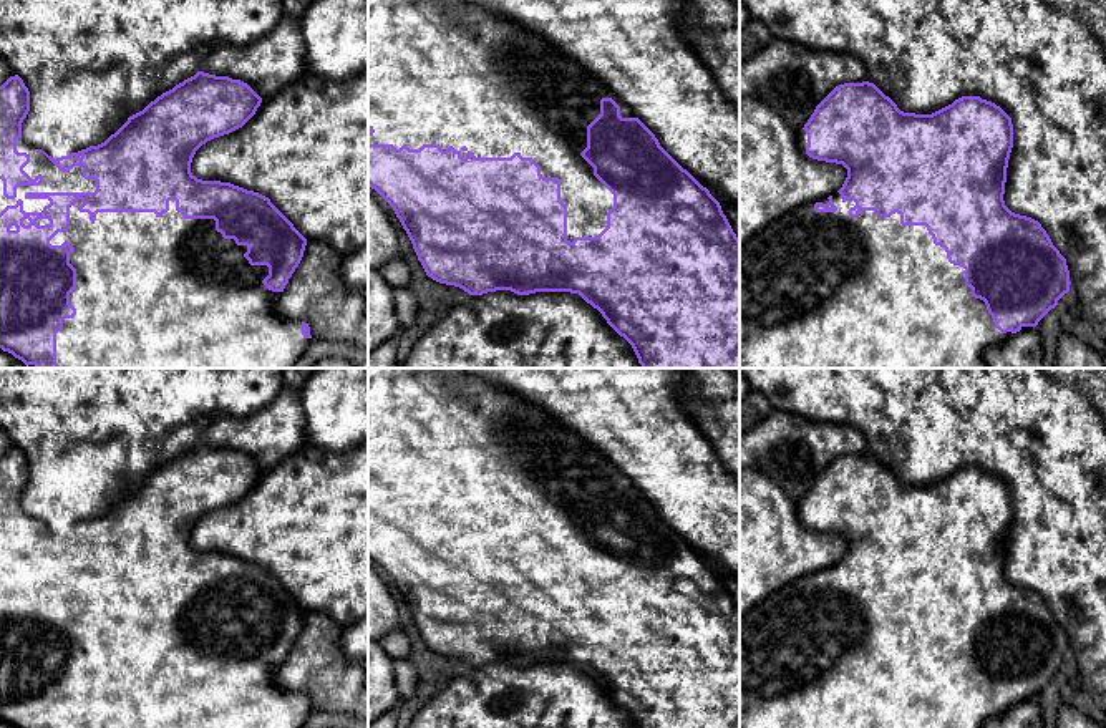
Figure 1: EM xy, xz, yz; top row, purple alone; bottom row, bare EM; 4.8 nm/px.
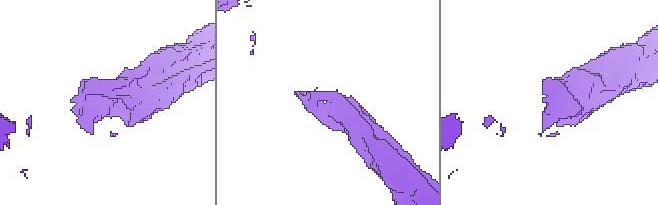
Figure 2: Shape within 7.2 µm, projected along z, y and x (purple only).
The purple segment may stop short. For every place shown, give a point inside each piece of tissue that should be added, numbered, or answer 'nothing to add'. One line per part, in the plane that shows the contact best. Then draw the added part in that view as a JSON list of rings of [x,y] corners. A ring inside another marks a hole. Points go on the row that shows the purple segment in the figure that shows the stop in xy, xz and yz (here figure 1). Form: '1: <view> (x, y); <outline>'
1: xy (151, 292); [[[78,199],[70,207],[70,229],[50,240],[51,245],[68,240],[75,247],[70,264],[76,269],[76,289],[70,294],[70,303],[76,308],[76,315],[65,318],[63,328],[56,333],[56,363],[61,368],[292,368],[308,348],[312,338],[302,335],[302,322],[280,317],[275,310],[280,292],[272,292],[262,284],[269,267],[250,265],[244,257],[247,245],[224,239],[216,231],[214,219],[184,219],[176,211],[176,201],[169,201],[169,211],[161,217],[154,212],[98,212],[96,221],[91,222],[88,212],[78,211],[81,204]]]

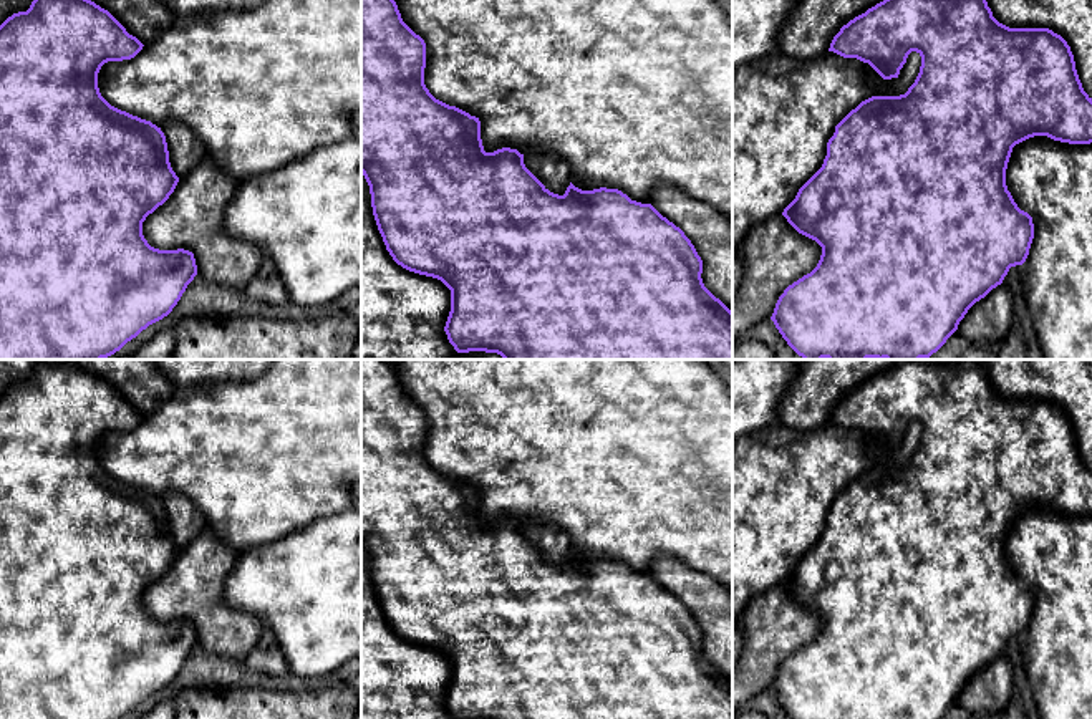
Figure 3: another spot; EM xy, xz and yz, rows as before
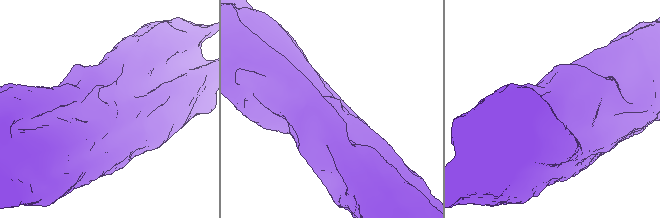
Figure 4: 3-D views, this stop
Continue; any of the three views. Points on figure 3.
nothing to add

